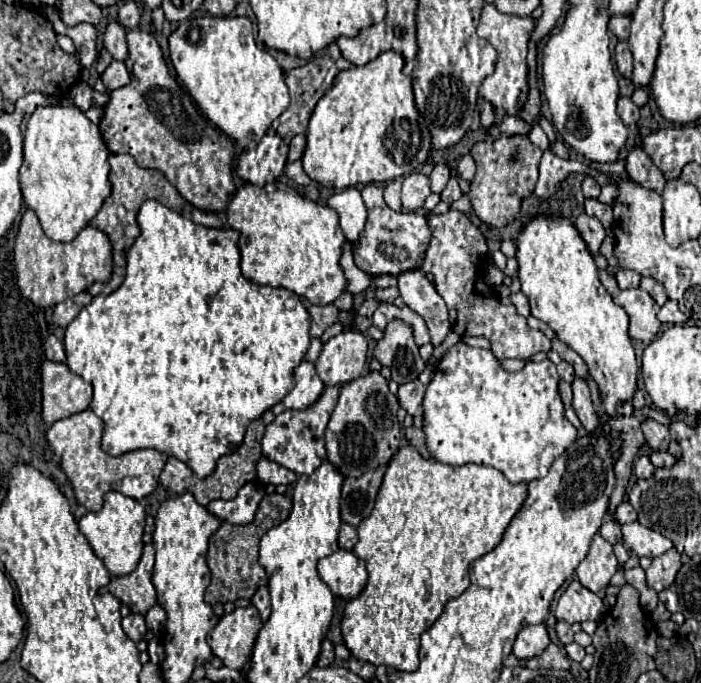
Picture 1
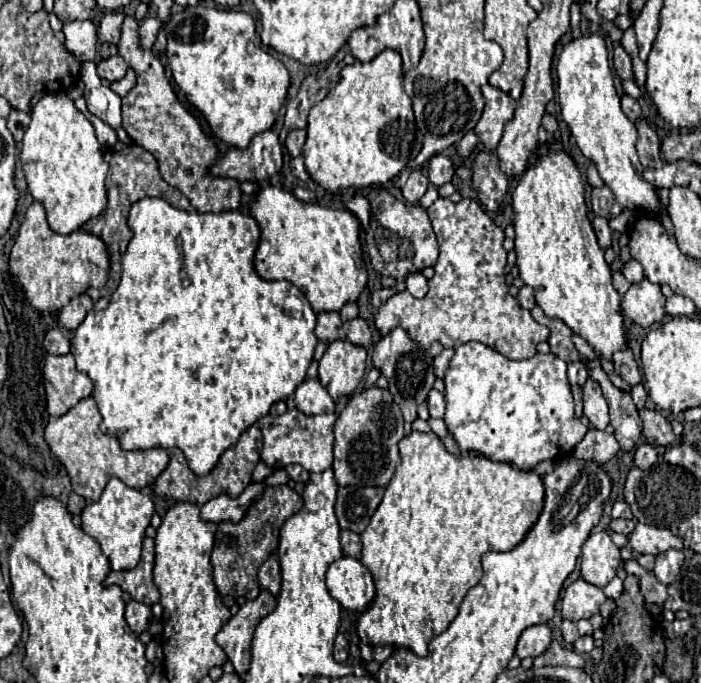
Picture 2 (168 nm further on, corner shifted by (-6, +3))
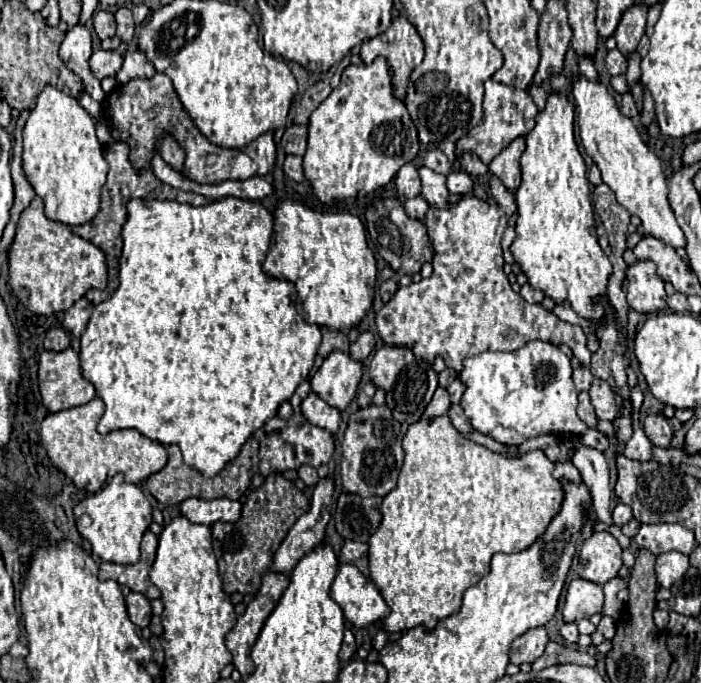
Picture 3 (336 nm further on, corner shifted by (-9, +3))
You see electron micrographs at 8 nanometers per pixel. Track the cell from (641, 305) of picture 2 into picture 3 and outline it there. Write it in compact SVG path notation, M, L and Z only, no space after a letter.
M638 261L628 267L628 305L638 313L654 313L668 309L664 281L656 277L656 265L652 261Z

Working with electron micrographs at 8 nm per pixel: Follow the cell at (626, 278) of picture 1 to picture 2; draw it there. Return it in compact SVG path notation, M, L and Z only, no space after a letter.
M635 259L627 261L625 267L623 267L623 275L625 275L625 279L629 283L639 283L643 279L643 267L641 267L641 263L635 261Z

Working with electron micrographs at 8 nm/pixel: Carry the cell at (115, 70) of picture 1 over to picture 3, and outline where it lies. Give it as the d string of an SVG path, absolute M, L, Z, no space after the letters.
M96 51L90 57L90 69L94 77L104 79L104 77L114 77L124 63L124 57L118 51Z

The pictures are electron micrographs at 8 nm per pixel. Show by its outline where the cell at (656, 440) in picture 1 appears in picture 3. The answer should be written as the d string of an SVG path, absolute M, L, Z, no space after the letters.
M648 415L644 419L644 433L656 447L668 447L672 441L672 427L664 415Z

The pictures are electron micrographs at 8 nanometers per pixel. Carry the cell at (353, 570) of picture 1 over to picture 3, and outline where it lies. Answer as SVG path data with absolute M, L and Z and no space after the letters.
M340 565L330 589L330 597L340 605L344 617L356 627L366 627L374 621L382 621L390 613L374 581L362 575L354 565Z

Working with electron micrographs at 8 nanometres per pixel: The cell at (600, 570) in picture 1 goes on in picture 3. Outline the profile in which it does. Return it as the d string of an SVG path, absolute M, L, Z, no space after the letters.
M596 531L580 549L578 573L582 579L604 585L618 575L622 567L622 549L608 531Z

